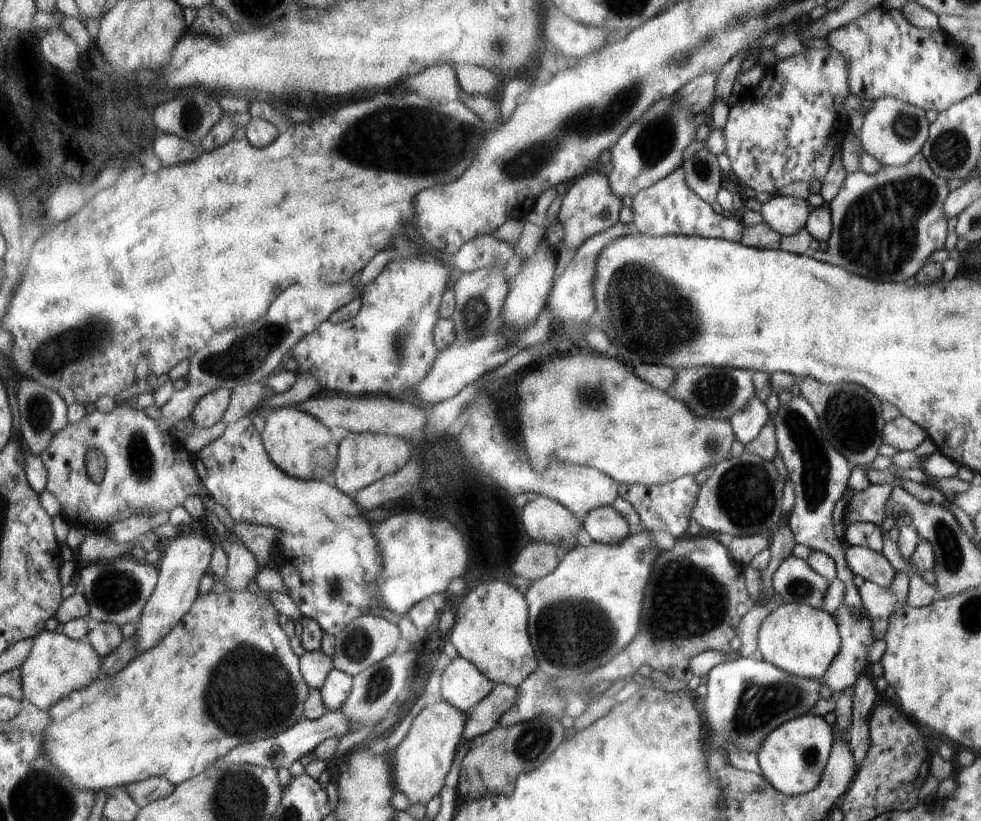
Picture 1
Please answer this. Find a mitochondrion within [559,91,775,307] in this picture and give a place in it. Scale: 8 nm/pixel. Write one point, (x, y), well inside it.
(656, 140)

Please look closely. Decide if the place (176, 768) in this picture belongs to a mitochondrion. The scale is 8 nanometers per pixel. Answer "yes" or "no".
no

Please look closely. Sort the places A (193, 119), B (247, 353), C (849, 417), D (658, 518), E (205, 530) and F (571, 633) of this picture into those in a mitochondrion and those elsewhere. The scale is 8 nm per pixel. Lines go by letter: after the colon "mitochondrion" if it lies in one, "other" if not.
A: mitochondrion
B: mitochondrion
C: mitochondrion
D: other
E: other
F: mitochondrion

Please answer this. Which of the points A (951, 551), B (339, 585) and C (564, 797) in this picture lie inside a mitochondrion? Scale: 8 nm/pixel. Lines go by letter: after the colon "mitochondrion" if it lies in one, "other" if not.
A: mitochondrion
B: mitochondrion
C: other

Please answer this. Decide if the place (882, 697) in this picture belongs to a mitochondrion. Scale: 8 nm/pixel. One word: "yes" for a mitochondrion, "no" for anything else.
no

